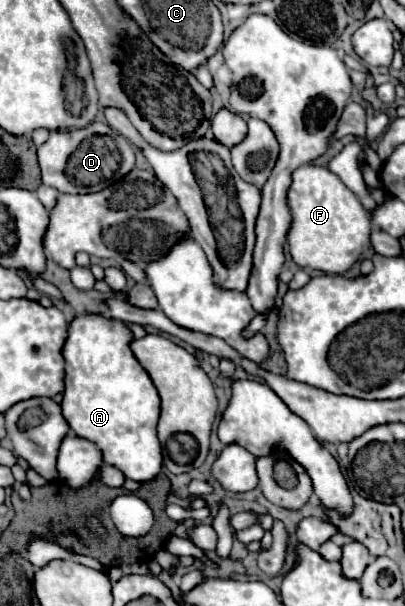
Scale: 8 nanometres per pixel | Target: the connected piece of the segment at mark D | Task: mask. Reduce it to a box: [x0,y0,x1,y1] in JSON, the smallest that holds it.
[37,121,135,193]

